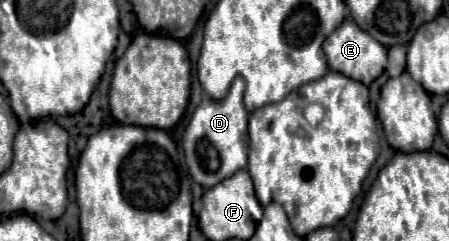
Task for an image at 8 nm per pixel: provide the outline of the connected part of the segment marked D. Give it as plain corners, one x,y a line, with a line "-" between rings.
234,79
228,95
224,99
204,99
184,131
184,153
190,175
202,187
214,187
222,177
230,177
238,169
246,167
246,117
248,111
242,103
244,81

